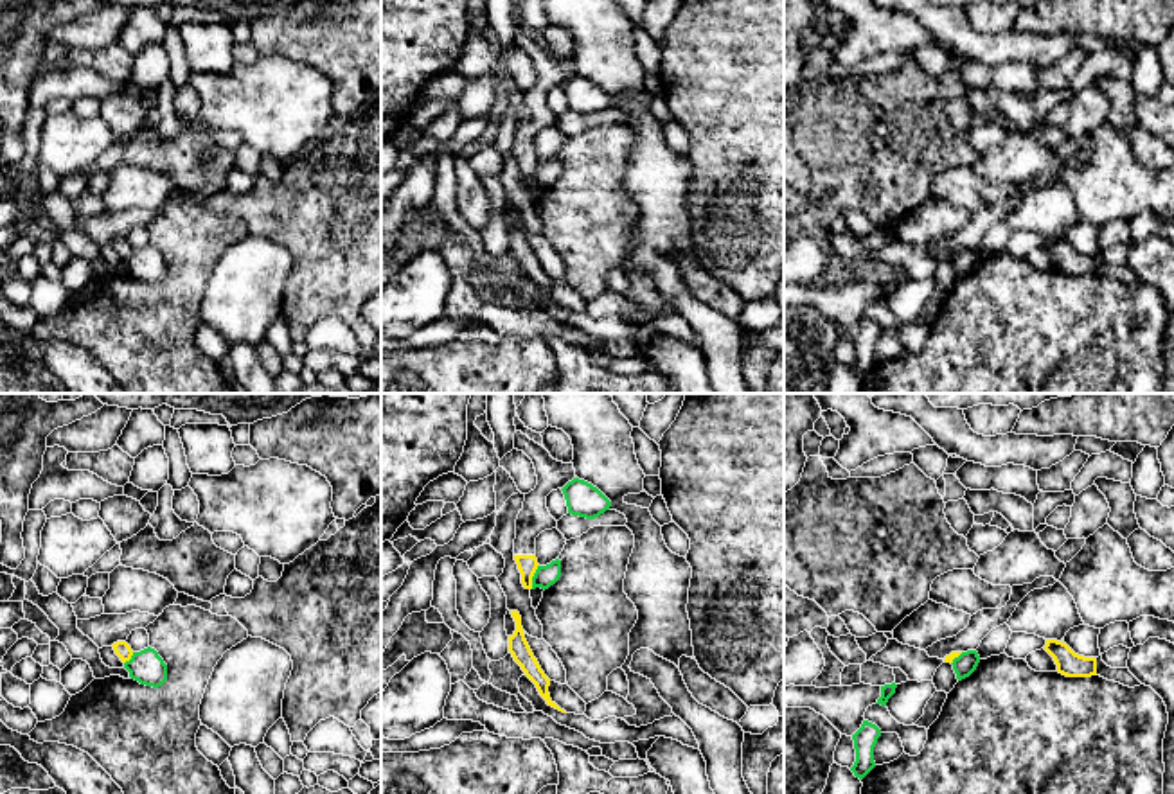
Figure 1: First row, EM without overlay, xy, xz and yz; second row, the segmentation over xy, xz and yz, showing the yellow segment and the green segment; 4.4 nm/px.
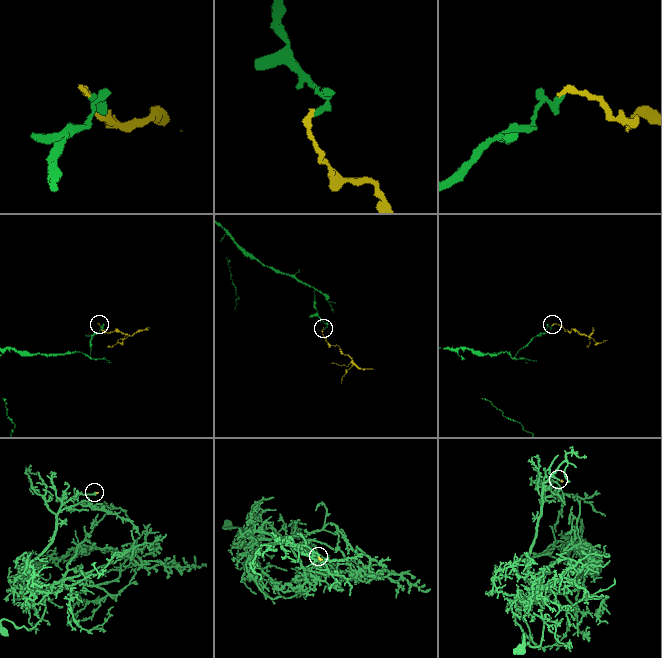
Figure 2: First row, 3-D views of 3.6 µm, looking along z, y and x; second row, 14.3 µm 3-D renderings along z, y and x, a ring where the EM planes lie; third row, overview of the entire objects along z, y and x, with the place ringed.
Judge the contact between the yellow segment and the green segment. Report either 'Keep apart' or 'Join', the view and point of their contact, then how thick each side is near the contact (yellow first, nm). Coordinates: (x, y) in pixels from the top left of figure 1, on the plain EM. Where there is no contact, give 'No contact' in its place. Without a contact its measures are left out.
Keep apart. Touches yellow at xz (533, 173). Thickness 90 nm (yellow) against 100 nm

